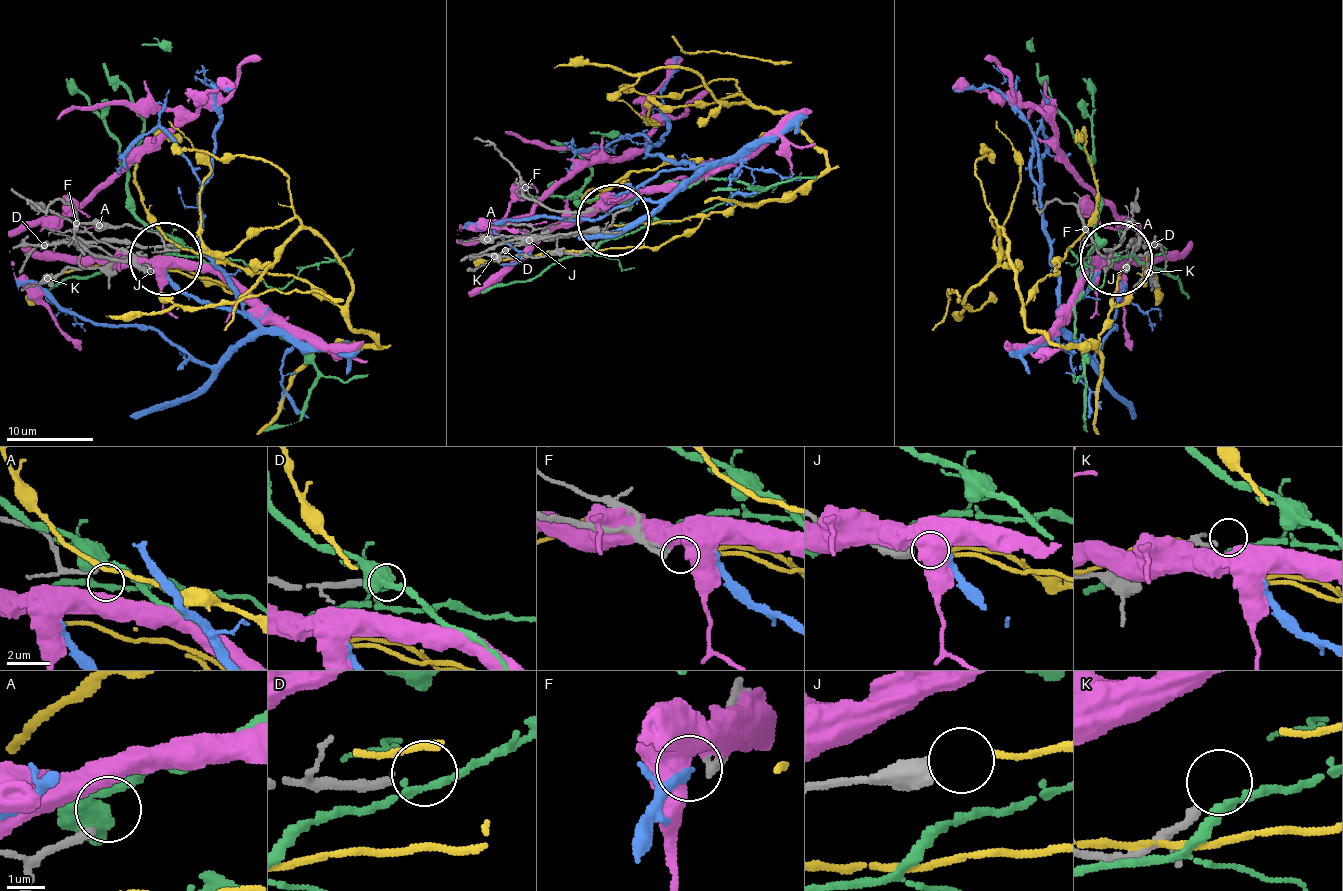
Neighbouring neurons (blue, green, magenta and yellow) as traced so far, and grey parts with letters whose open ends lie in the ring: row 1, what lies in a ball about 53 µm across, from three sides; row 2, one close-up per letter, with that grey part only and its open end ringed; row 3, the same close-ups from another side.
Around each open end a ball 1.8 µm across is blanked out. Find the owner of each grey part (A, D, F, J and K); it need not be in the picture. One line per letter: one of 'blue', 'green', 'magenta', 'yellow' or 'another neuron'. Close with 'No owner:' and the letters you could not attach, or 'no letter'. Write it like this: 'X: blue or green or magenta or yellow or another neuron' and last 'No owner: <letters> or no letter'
A: another neuron
D: another neuron
F: blue
J: yellow
K: another neuron
No owner: A, D, K

